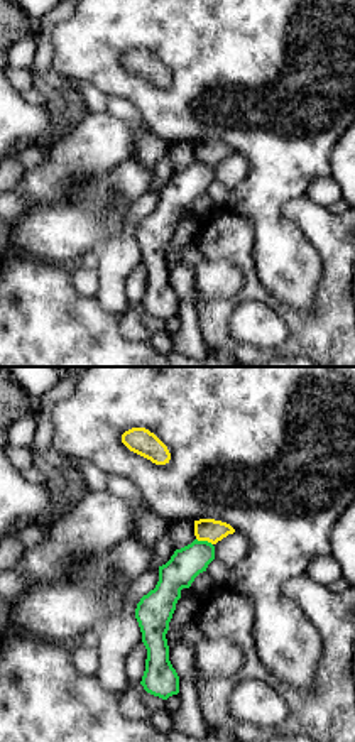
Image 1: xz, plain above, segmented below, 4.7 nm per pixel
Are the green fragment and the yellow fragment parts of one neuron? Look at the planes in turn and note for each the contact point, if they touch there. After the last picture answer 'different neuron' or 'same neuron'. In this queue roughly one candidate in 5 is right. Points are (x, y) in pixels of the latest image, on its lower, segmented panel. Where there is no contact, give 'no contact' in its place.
(205, 541)

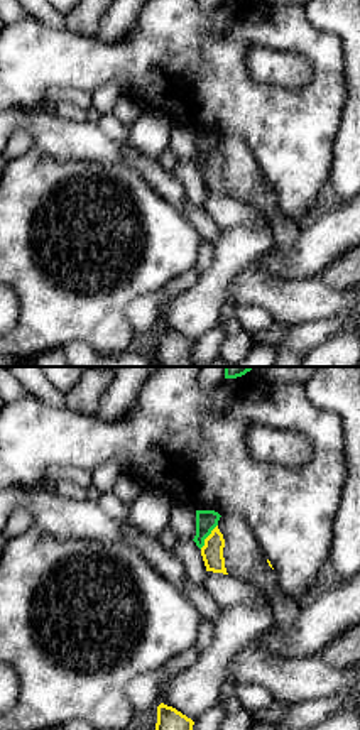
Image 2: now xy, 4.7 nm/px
(208, 534)

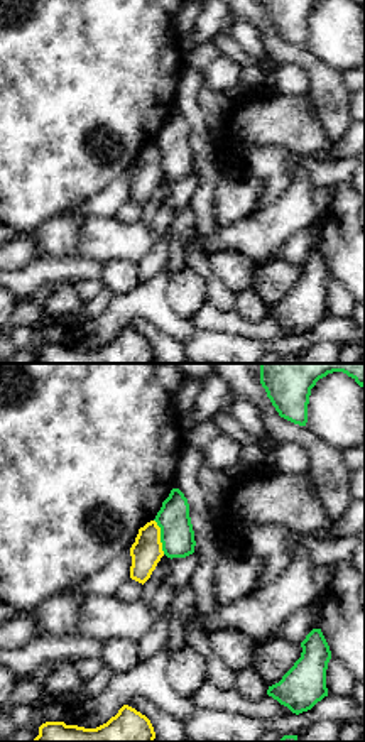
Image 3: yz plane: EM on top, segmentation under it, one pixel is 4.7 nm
(161, 536)

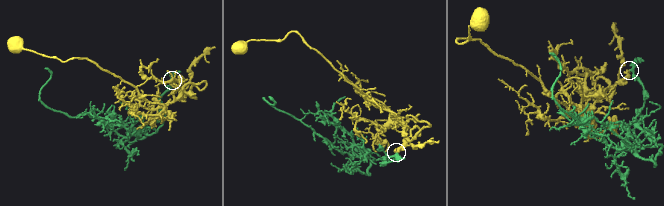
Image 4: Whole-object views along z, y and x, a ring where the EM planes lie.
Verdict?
different neuron

